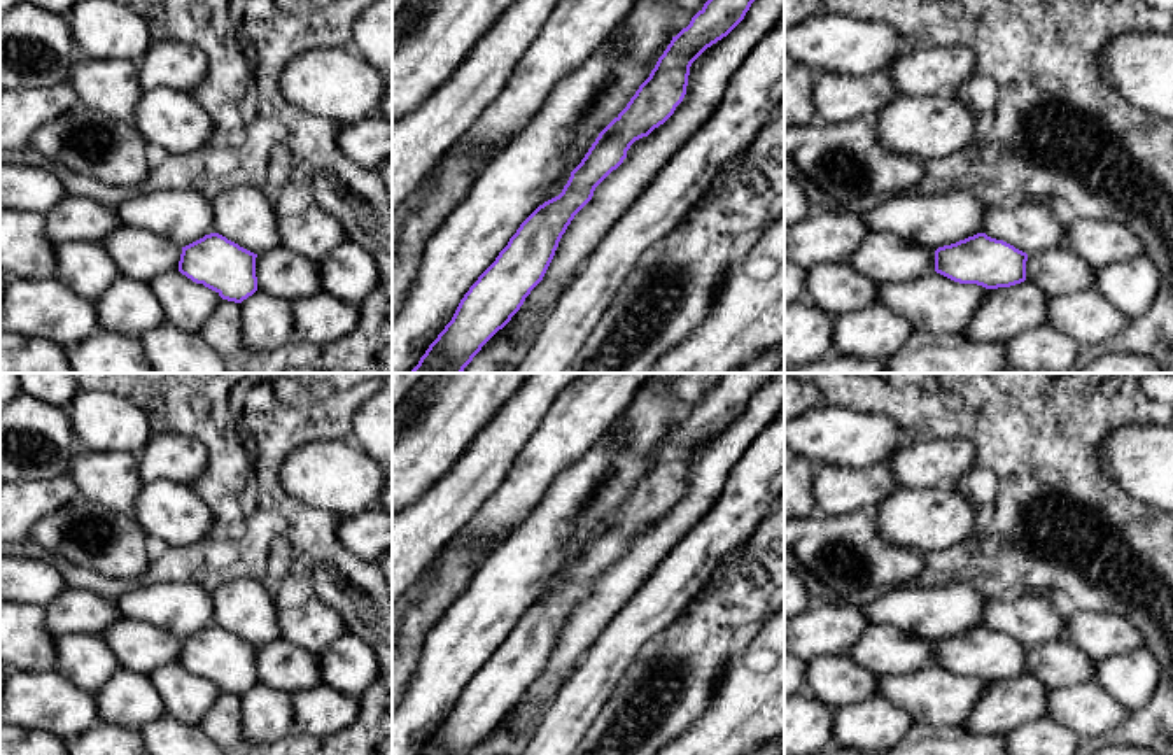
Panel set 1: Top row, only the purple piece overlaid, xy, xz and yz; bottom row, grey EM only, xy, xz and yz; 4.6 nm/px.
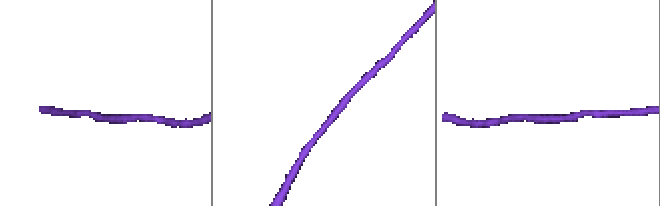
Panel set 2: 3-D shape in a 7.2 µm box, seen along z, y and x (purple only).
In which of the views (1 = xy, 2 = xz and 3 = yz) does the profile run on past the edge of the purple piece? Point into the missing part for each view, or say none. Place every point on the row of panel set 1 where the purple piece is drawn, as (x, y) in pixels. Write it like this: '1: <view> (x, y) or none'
1: none
2: none
3: none

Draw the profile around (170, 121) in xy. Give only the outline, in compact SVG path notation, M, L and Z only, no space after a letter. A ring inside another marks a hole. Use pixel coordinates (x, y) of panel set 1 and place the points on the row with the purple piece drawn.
M149 89L137 103L133 124L156 154L212 149L214 121L196 93Z

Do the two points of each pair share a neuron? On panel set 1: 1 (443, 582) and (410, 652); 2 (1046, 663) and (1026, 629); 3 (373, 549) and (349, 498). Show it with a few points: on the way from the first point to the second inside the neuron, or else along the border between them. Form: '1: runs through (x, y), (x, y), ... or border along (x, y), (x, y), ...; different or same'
1: runs through (435, 599), (415, 624), (414, 635); same
2: border along (1060, 638), (1028, 649); different
3: border along (373, 508), (342, 519); different

